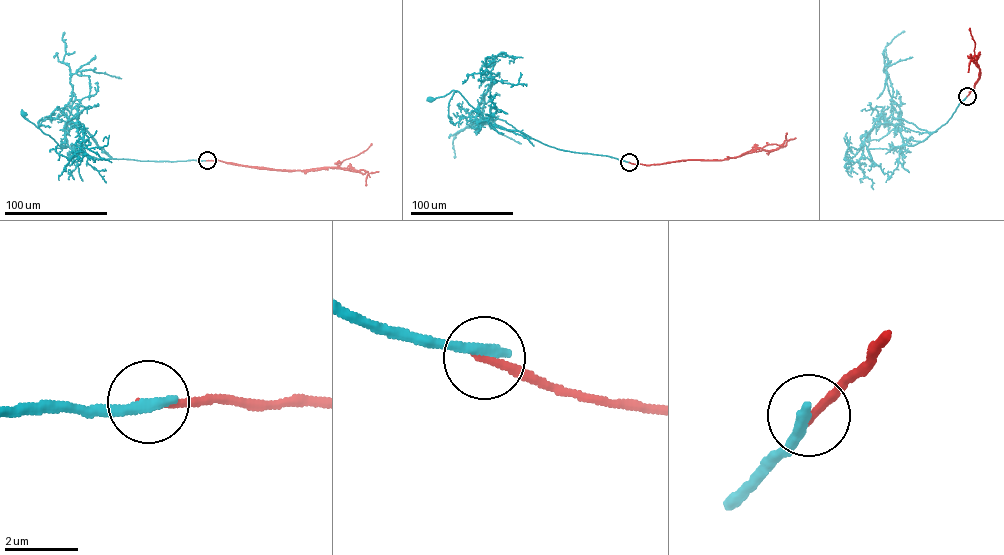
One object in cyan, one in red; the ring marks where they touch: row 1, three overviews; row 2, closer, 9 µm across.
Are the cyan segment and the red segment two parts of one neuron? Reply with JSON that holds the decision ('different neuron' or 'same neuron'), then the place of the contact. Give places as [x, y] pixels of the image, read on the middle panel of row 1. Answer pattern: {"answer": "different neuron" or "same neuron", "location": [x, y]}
{"answer": "different neuron", "location": [629, 162]}

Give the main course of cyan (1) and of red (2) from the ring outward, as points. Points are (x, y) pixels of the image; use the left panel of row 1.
1: (207, 160), (104, 159), (77, 154), (68, 146), (59, 146), (24, 114)
2: (207, 160), (274, 169), (327, 167), (367, 172), (366, 185)

